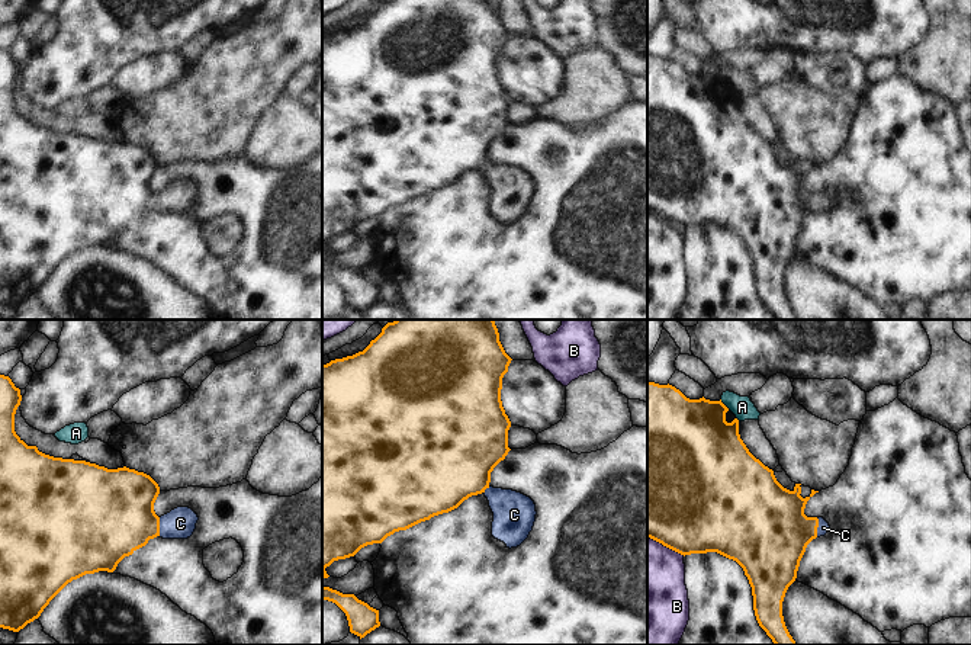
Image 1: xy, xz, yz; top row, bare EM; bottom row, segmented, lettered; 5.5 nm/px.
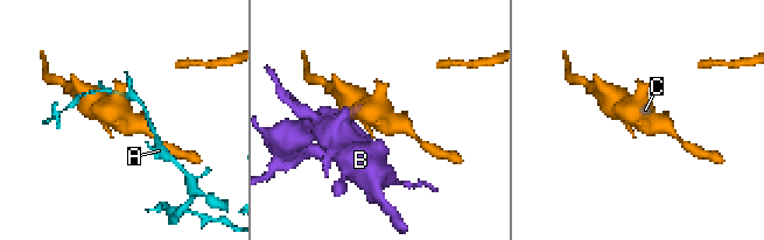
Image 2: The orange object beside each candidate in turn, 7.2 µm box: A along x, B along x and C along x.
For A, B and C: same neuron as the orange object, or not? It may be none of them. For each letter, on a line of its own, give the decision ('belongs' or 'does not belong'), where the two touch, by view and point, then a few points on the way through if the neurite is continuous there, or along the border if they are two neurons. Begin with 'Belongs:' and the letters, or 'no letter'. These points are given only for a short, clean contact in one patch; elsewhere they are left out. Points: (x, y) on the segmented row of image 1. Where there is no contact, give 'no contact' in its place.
Belongs: C
A: does not belong | yz (723, 404)
B: does not belong | yz (666, 546) | along yz (648, 536), (684, 555)
C: belongs | yz (817, 526) | across yz (772, 530), (800, 530), (817, 526), (823, 528)

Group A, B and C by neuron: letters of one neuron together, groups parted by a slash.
A / B / C

